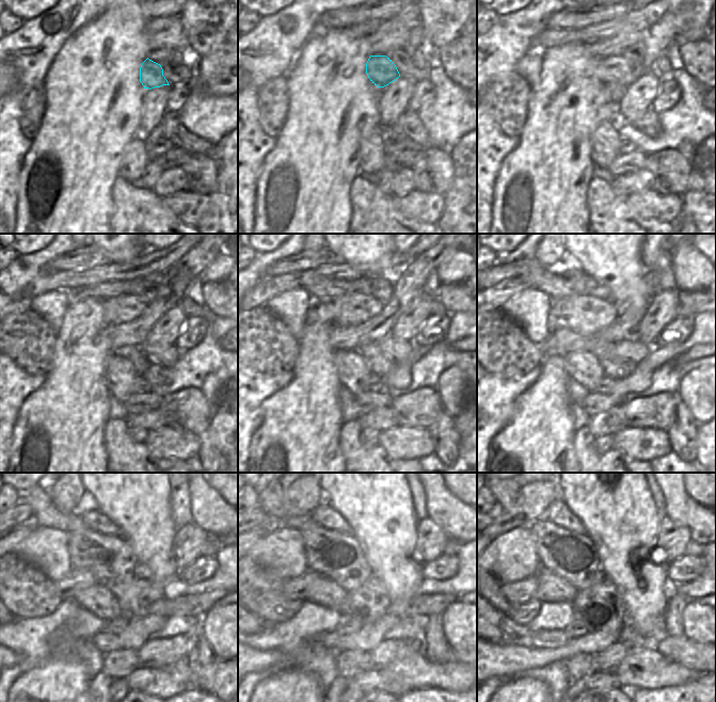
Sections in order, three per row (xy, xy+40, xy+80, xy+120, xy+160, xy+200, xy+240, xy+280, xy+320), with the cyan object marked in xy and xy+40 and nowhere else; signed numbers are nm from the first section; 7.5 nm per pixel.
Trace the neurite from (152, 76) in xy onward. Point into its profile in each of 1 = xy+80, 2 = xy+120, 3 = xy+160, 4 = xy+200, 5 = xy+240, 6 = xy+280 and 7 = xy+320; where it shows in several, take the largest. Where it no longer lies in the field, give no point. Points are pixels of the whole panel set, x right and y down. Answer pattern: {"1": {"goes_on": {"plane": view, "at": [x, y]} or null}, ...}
{"1": {"goes_on": {"plane": "xy+80", "at": [613, 68]}}, "2": {"goes_on": {"plane": "xy+120", "at": [126, 307]}}, "3": {"goes_on": {"plane": "xy+160", "at": [353, 309]}}, "4": {"goes_on": {"plane": "xy+200", "at": [585, 315]}}, "5": {"goes_on": {"plane": "xy+240", "at": [107, 557]}}, "6": {"goes_on": {"plane": "xy+280", "at": [336, 556]}}, "7": {"goes_on": {"plane": "xy+320", "at": [573, 556]}}}

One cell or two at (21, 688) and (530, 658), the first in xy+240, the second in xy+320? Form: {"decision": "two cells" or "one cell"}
{"decision": "two cells"}

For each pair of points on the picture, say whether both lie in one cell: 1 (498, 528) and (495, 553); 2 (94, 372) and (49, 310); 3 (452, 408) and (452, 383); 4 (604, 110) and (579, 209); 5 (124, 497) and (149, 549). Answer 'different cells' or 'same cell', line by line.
1: different cells
2: different cells
3: same cell
4: same cell
5: same cell

